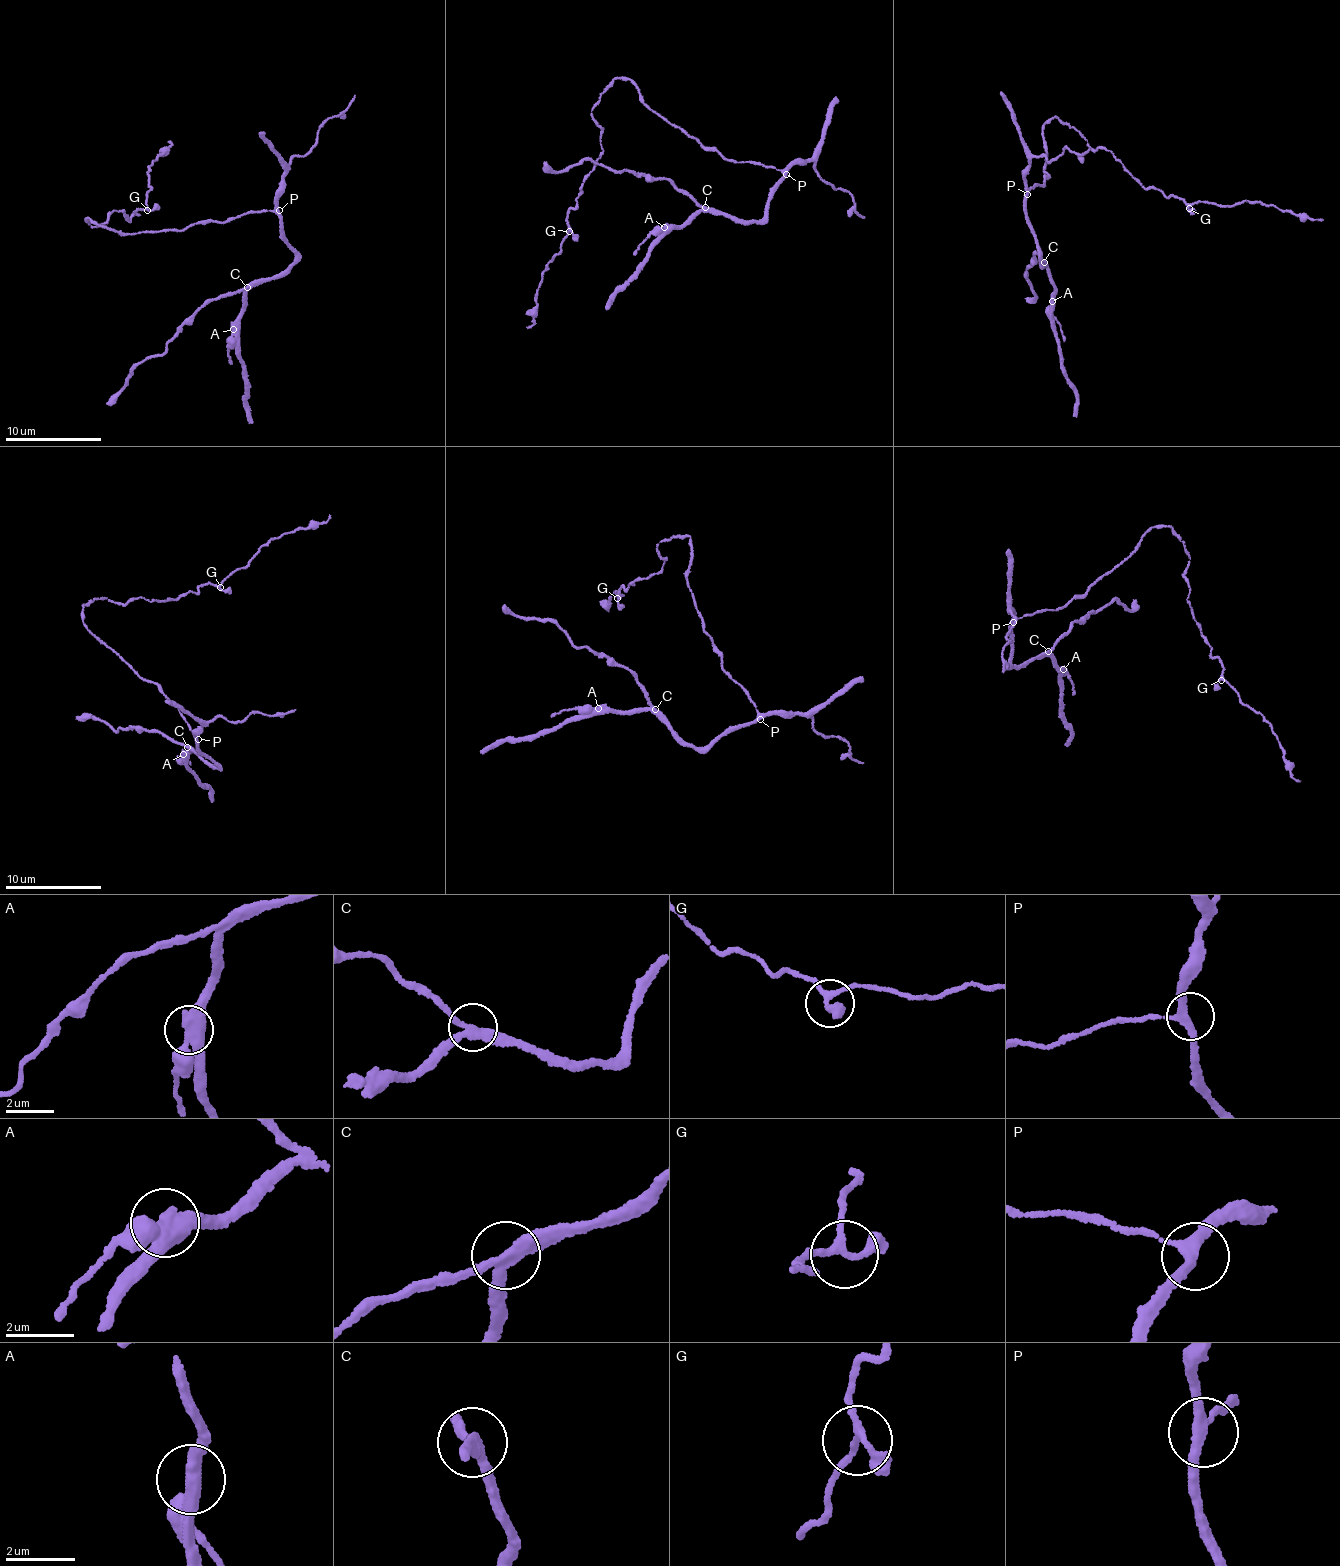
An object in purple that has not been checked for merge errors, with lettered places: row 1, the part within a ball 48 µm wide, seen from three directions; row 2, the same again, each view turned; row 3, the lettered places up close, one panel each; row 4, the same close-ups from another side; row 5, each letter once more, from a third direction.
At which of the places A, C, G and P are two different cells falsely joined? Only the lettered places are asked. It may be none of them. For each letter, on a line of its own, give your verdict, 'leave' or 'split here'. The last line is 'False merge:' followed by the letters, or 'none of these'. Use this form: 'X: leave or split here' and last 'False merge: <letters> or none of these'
A: split here
C: split here
G: leave
P: leave
False merge: A, C

